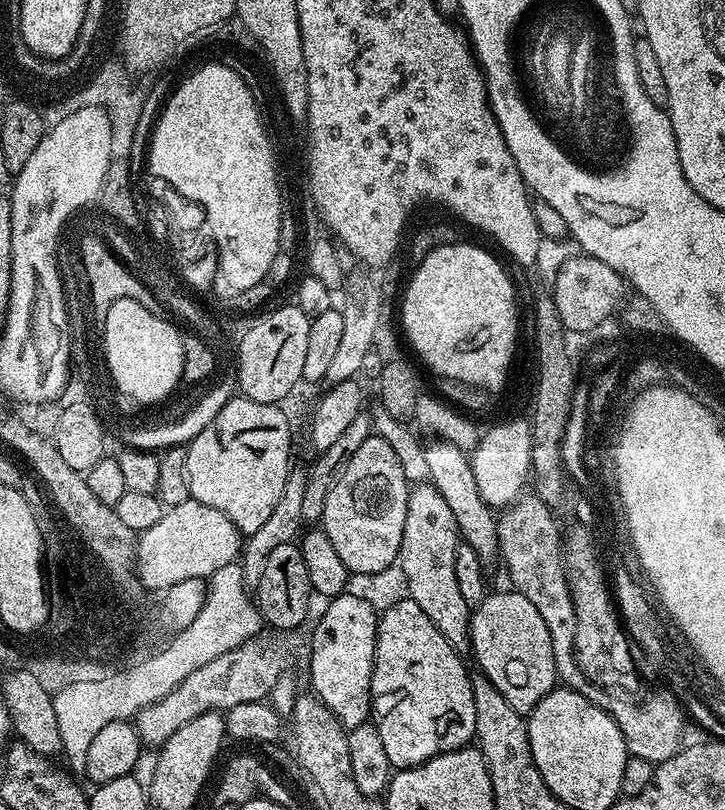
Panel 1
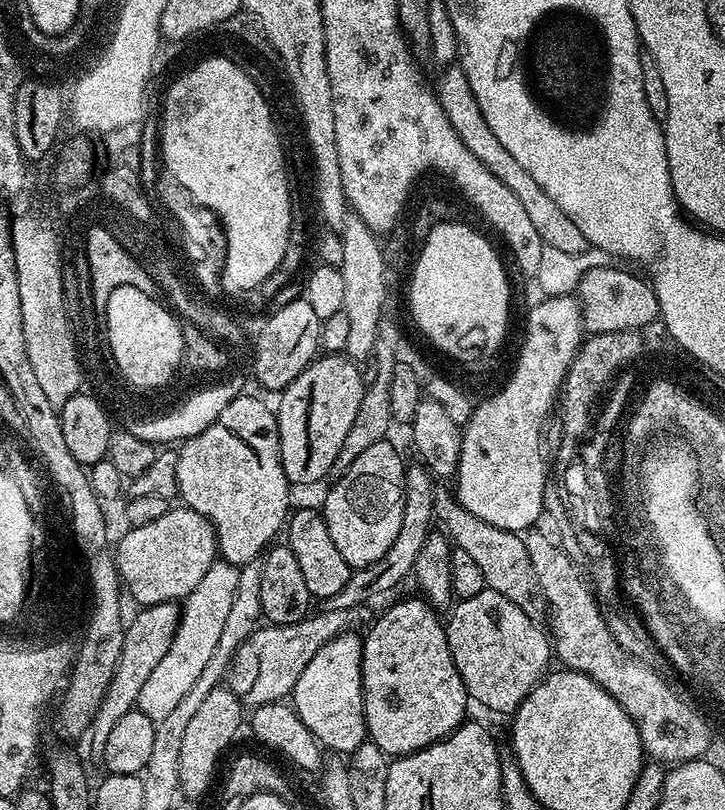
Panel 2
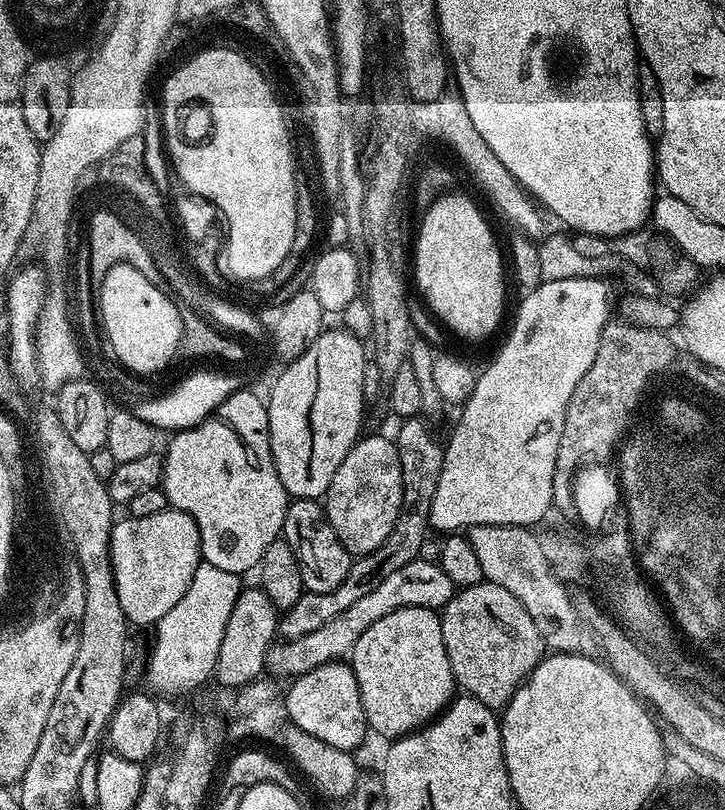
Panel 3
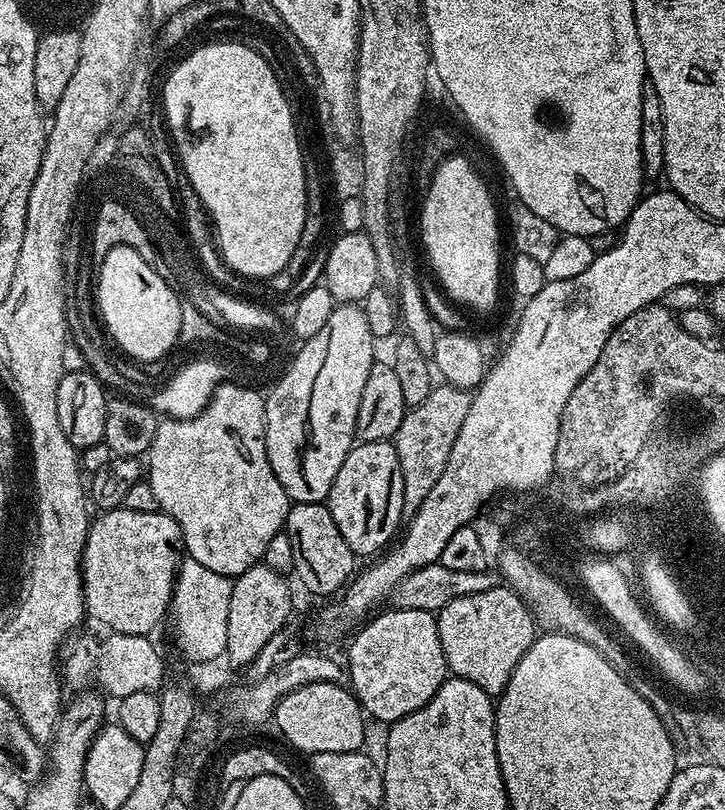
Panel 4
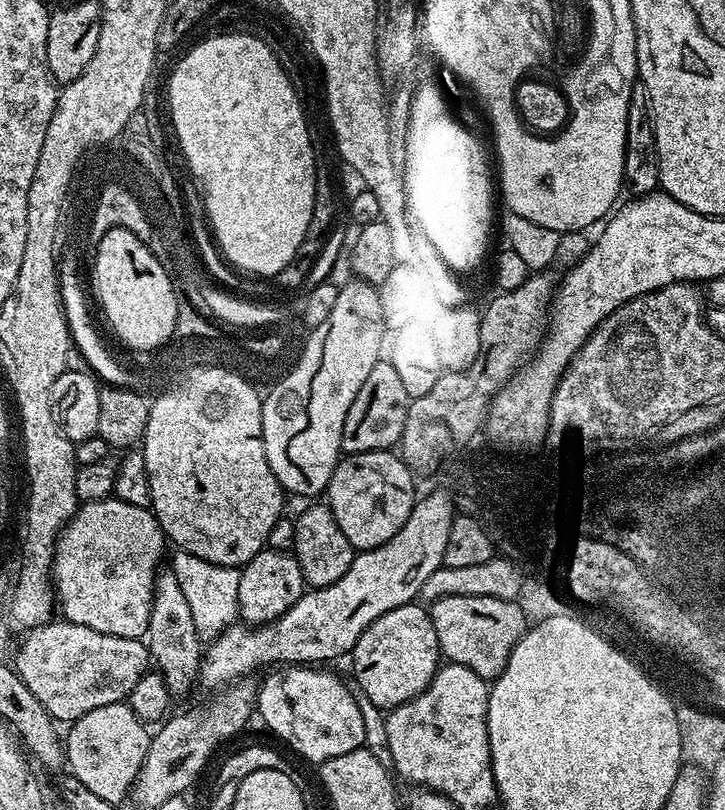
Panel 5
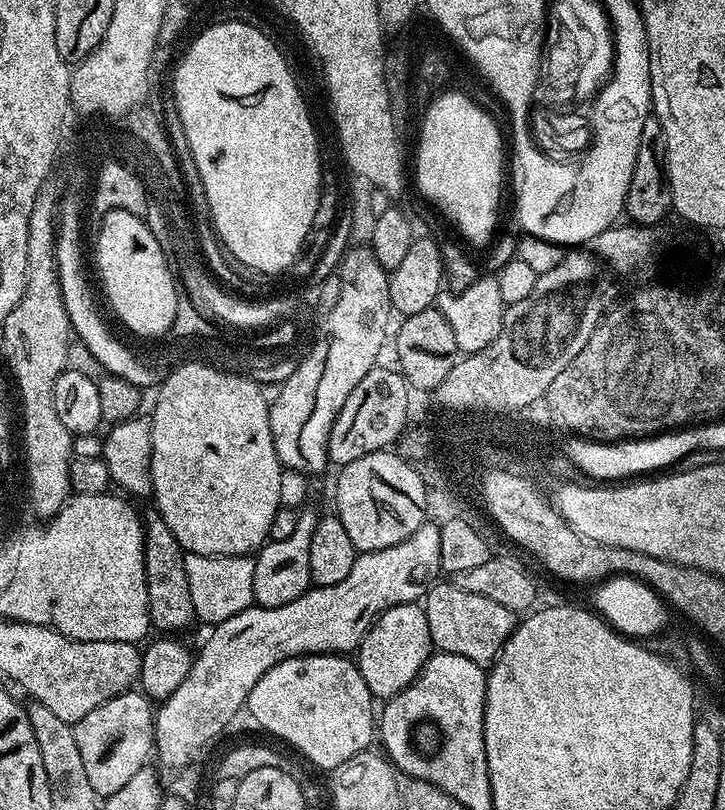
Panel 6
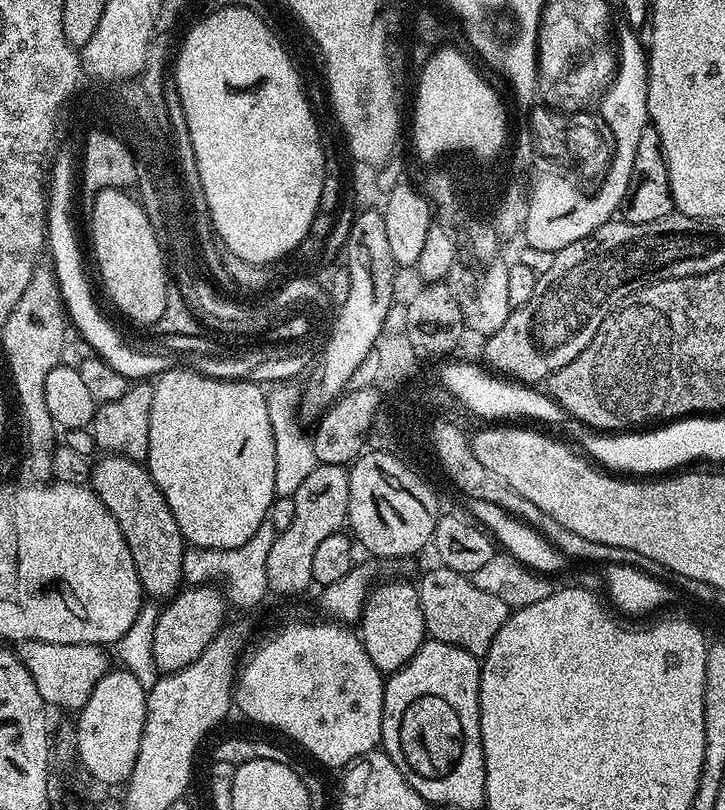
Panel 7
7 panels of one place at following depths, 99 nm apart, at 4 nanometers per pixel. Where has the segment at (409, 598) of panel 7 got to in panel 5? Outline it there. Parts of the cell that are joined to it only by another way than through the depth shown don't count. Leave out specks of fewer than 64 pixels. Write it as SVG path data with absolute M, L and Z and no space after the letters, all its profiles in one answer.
M413 602L382 614L382 618L366 626L352 647L351 660L354 681L378 708L391 710L413 700L419 692L426 690L442 664L431 611L423 603Z

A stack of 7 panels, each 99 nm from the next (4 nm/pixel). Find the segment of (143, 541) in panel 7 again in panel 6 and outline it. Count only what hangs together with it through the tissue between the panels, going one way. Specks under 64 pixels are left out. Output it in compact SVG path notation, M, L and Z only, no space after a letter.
M159 514L147 521L144 530L144 569L146 570L146 594L148 595L148 618L153 629L160 634L180 634L196 620L194 602L190 598L190 582L186 574L184 547L174 538L170 526L166 526Z

